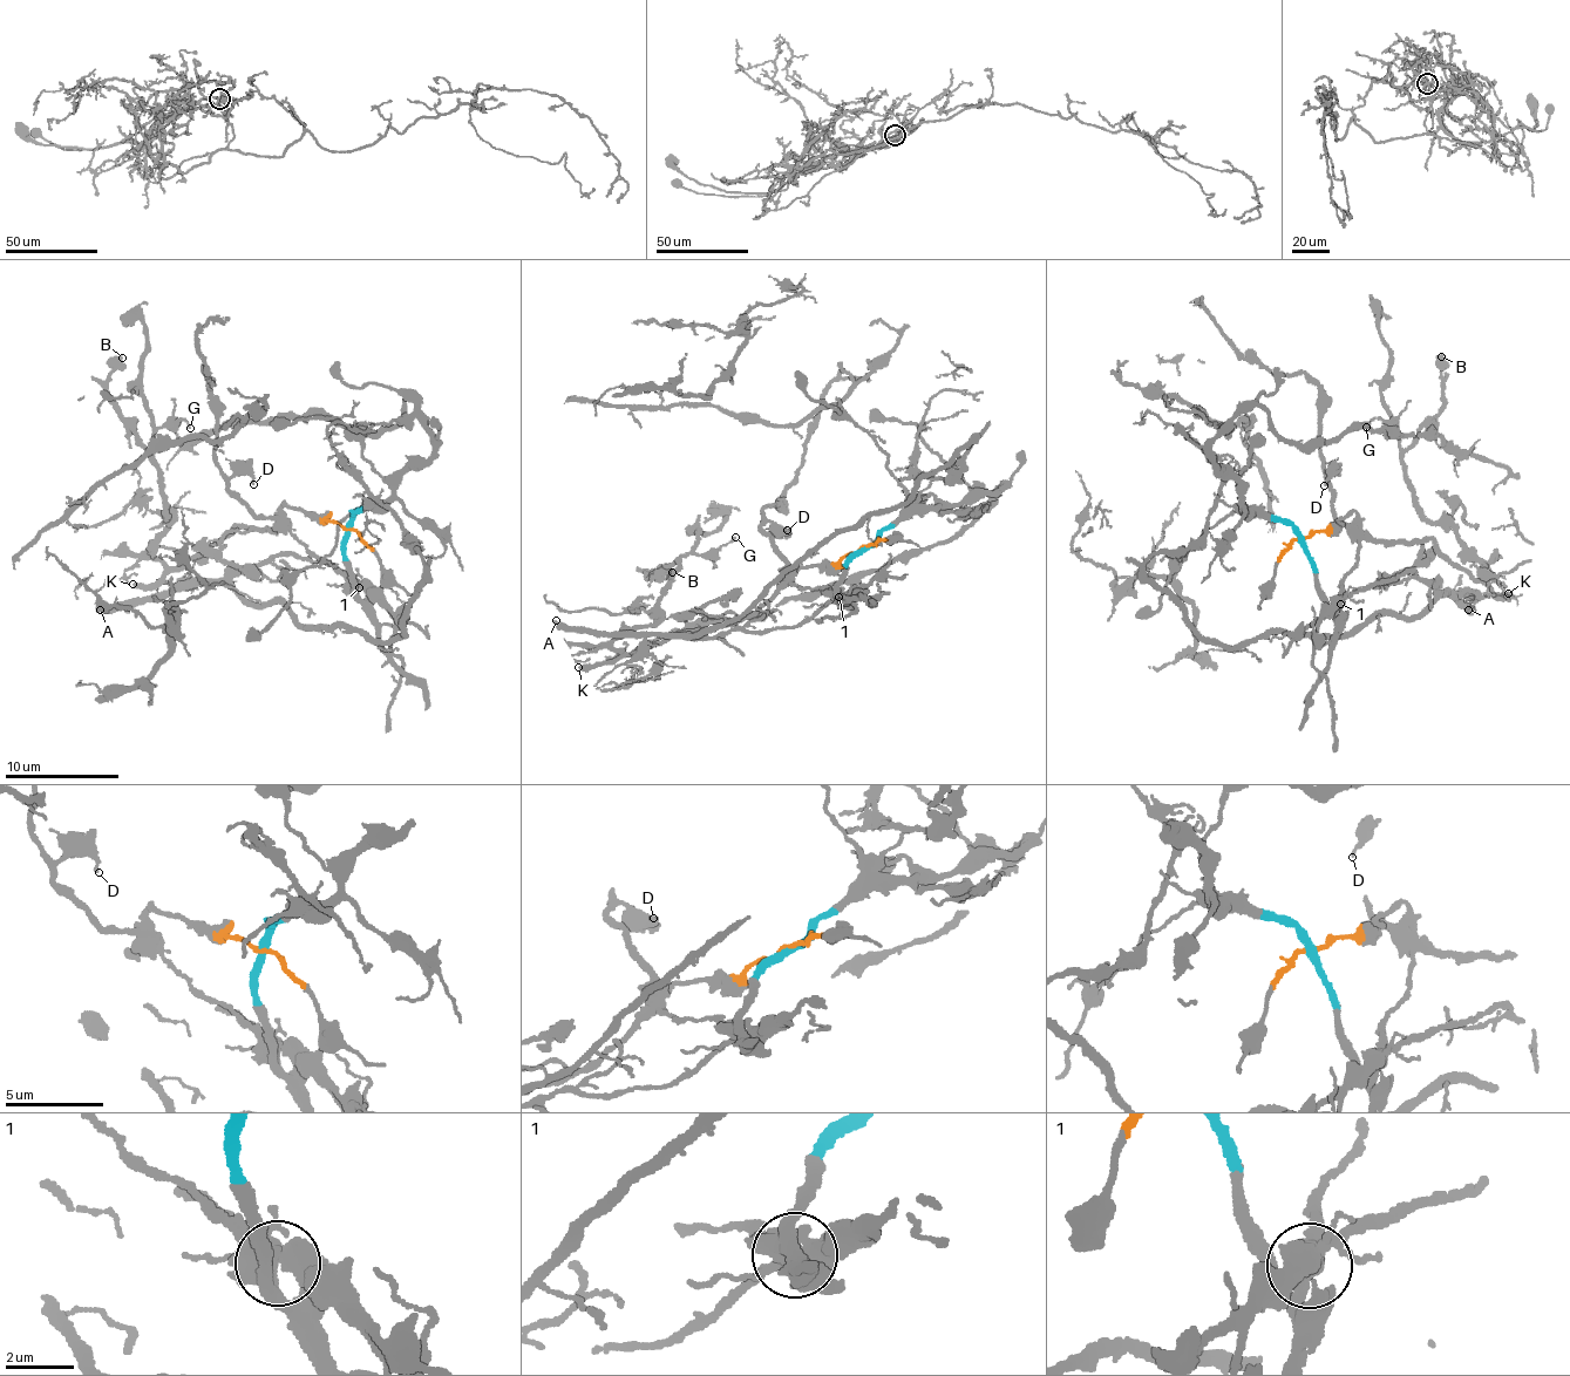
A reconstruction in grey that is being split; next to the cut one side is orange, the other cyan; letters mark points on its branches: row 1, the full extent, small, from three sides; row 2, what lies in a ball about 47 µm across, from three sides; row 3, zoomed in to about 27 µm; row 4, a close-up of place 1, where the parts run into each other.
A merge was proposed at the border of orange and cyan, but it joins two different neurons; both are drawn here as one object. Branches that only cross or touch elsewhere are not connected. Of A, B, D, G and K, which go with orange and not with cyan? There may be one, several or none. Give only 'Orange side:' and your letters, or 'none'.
Orange side: B, D, G, K

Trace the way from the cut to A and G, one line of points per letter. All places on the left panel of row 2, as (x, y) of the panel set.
A: (346, 528), (344, 546), (353, 588), (369, 601), (333, 566), (271, 554), (216, 579), (190, 578), (100, 610)
G: (346, 528), (283, 506), (278, 529), (238, 525), (163, 565), (154, 435), (189, 429)

